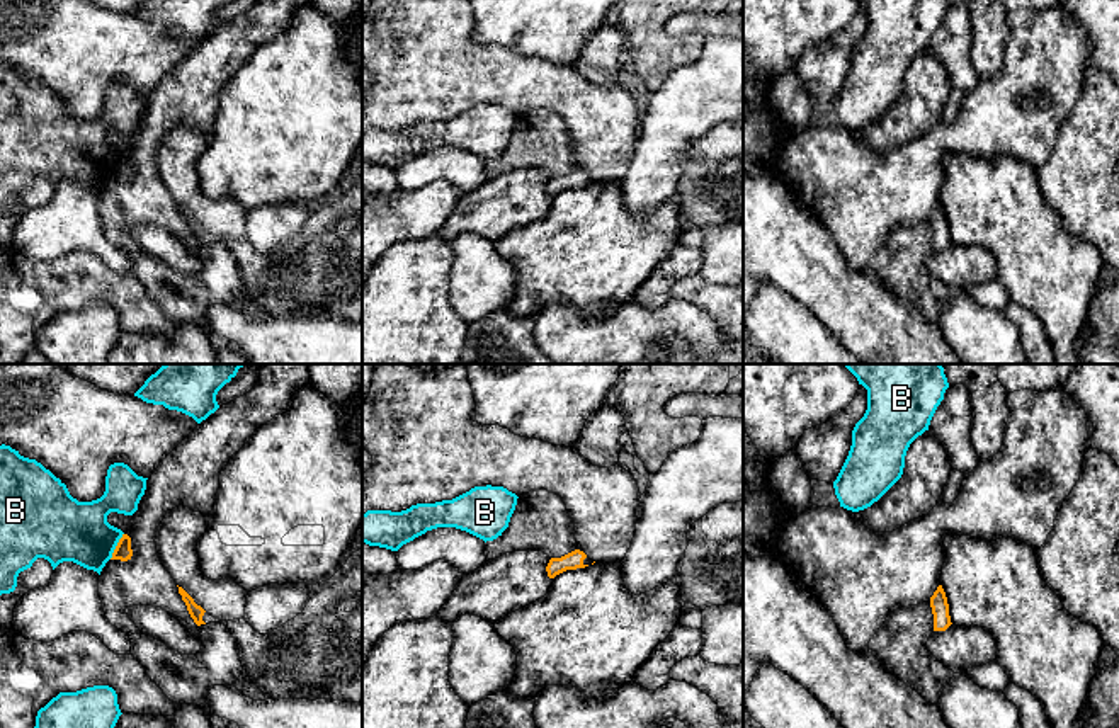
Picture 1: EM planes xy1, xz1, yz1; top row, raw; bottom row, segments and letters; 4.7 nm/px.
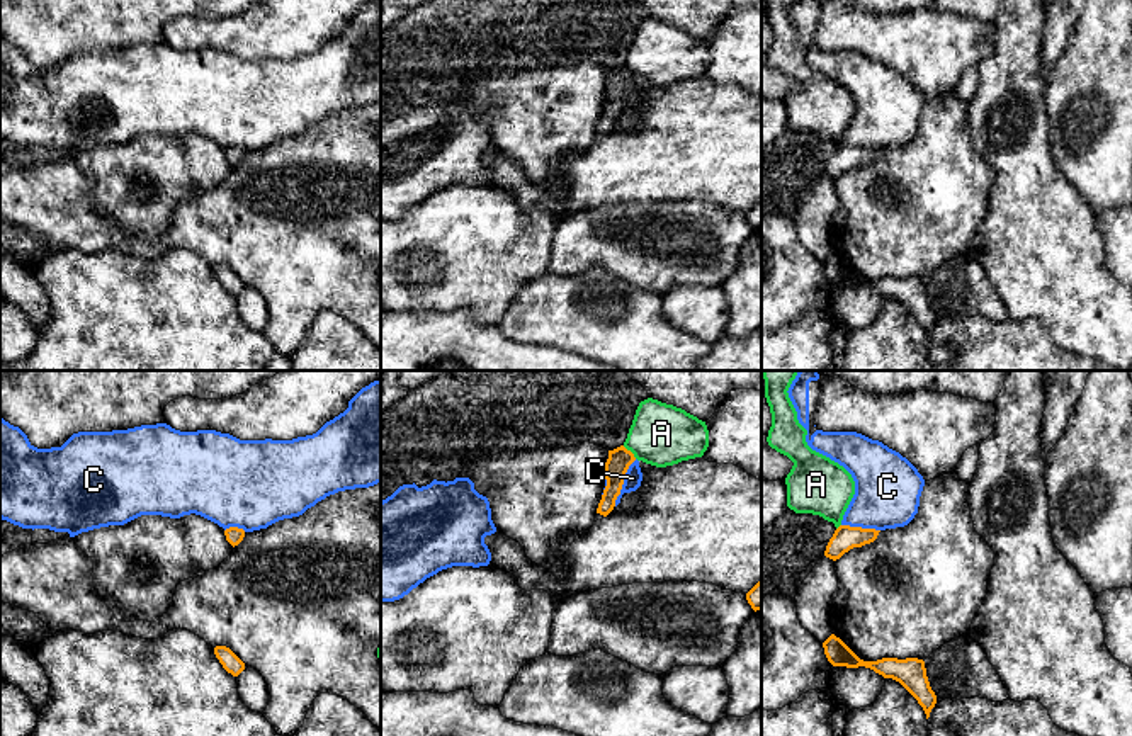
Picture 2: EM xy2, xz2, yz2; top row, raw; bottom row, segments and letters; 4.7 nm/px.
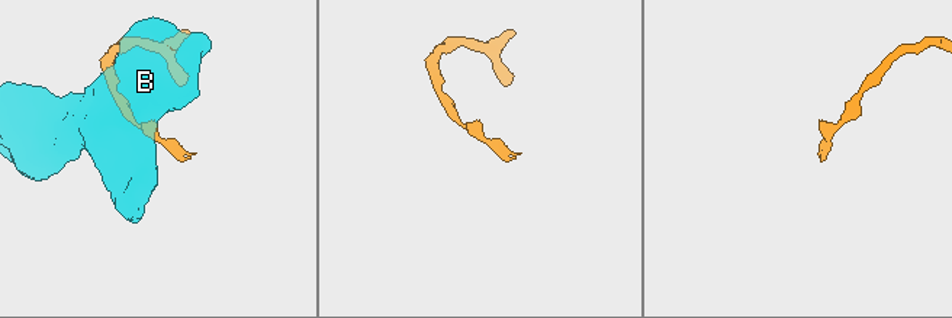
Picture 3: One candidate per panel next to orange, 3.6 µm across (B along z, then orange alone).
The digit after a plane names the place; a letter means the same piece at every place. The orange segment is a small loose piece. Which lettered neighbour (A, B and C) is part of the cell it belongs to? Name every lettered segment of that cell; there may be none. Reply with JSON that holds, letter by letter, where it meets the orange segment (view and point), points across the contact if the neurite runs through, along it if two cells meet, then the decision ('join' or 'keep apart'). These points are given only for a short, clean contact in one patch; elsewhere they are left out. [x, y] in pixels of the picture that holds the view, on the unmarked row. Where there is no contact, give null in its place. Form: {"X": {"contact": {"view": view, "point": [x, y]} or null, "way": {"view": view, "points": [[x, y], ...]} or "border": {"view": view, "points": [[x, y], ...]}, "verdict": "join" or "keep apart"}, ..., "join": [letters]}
{"A": {"contact": {"view": "xz2", "point": [629, 70]}, "border": {"view": "xz2", "points": [[622, 65], [636, 77]]}, "verdict": "keep apart"}, "B": {"contact": {"view": "xy1", "point": [116, 165]}, "border": {"view": "xy1", "points": [[123, 152], [109, 177]]}, "verdict": "keep apart"}, "C": {"contact": {"view": "xz2", "point": [622, 102]}, "border": {"view": "xz2", "points": [[636, 79], [624, 96], [614, 124]]}, "verdict": "keep apart"}, "join": []}

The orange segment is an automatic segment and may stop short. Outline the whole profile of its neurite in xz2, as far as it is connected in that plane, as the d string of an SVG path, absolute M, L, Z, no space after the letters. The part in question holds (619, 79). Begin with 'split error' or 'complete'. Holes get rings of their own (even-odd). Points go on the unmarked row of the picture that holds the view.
complete; M624 65L608 70L608 78L605 82L607 105L598 122L597 133L607 136L614 129L615 119L620 114L624 104L624 95L634 80L634 73Z

